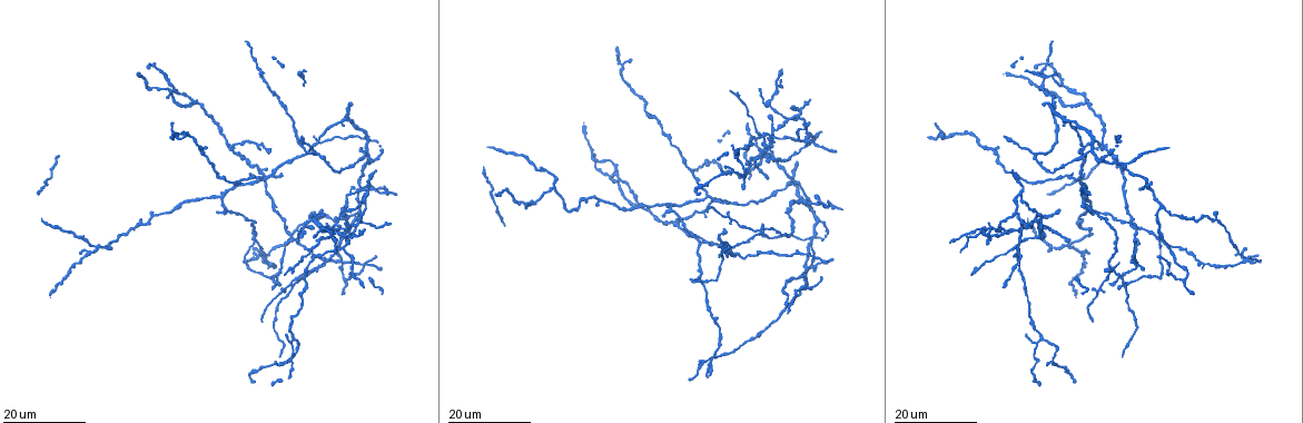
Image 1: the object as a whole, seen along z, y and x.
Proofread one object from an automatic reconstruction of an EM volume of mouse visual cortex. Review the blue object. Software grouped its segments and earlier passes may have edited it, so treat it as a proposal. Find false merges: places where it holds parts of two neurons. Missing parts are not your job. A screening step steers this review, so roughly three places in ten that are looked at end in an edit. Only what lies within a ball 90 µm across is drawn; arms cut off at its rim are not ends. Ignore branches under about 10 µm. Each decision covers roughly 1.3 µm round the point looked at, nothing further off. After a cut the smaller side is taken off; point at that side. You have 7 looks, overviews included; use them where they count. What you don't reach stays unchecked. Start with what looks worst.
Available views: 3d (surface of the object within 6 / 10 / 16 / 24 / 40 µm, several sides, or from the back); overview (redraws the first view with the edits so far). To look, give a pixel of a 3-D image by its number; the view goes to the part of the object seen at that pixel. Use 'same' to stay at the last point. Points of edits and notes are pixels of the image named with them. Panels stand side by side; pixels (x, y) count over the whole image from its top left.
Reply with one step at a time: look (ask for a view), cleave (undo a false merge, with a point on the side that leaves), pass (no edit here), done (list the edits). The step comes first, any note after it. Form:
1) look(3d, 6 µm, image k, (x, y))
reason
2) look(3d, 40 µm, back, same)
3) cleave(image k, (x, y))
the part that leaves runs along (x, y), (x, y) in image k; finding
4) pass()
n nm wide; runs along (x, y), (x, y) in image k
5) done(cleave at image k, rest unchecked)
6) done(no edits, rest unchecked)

look(3d, 16 µm, image 1, (759, 232))
three arms meet

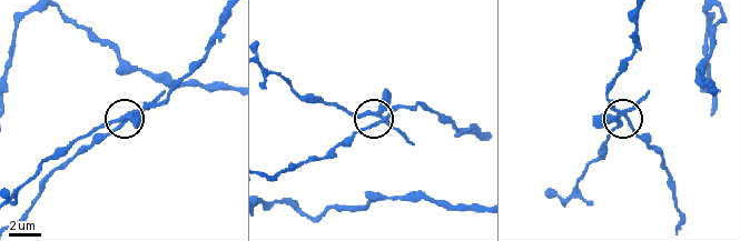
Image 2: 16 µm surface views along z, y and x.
look(3d, 10 µm, image 2, (376, 125))

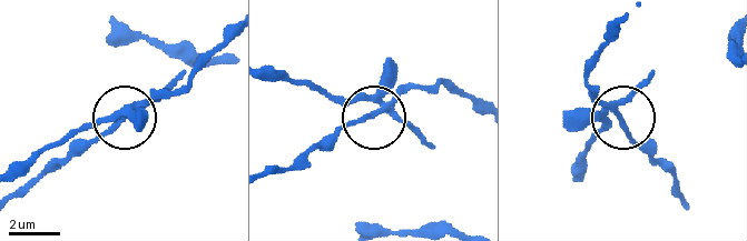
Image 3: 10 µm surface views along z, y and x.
look(3d, 10 µm, back, image 3, (619, 120))

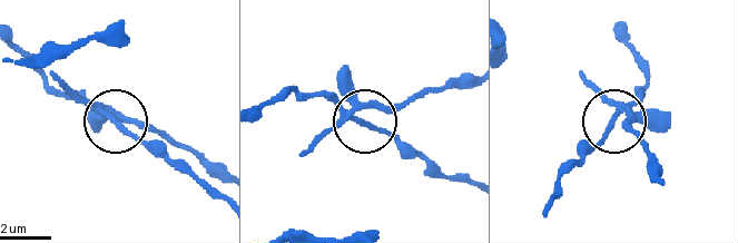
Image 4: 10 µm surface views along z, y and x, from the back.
cleave(image 4, (69, 89))
3 arms; the part that leaves runs along (101, 109), (150, 124), (220, 166) in image 4; two neurons meet here

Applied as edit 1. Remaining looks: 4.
look(3d, 16 µm, image 1, (221, 197))
four or more arms meet

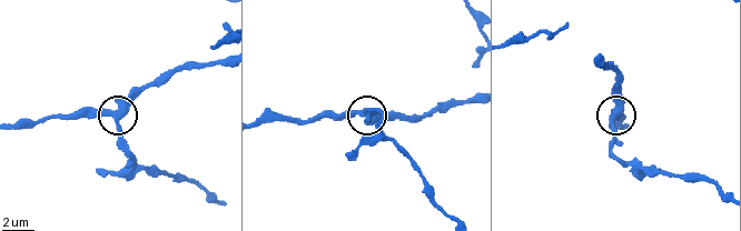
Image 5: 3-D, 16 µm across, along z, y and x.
look(3d, 10 µm, image 5, (118, 114))

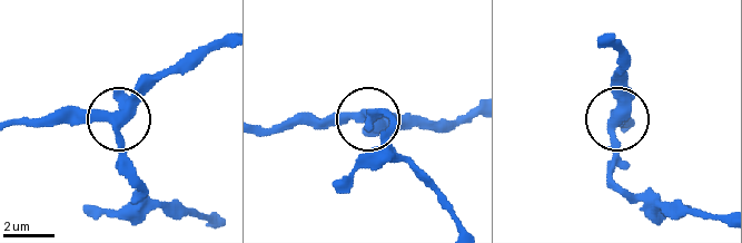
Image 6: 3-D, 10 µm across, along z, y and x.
look(3d, 10 µm, back, image 6, (117, 115))

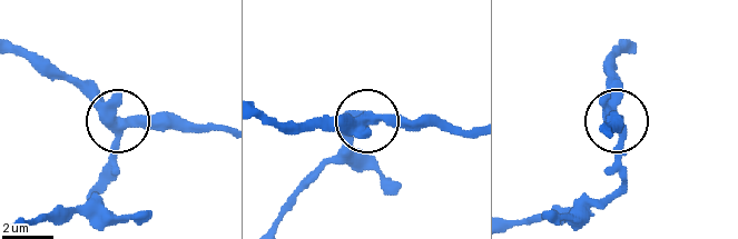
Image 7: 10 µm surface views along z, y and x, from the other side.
pass()
410 nm wide; one neuron here

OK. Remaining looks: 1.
done(cleave at image 4, rest unchecked)

